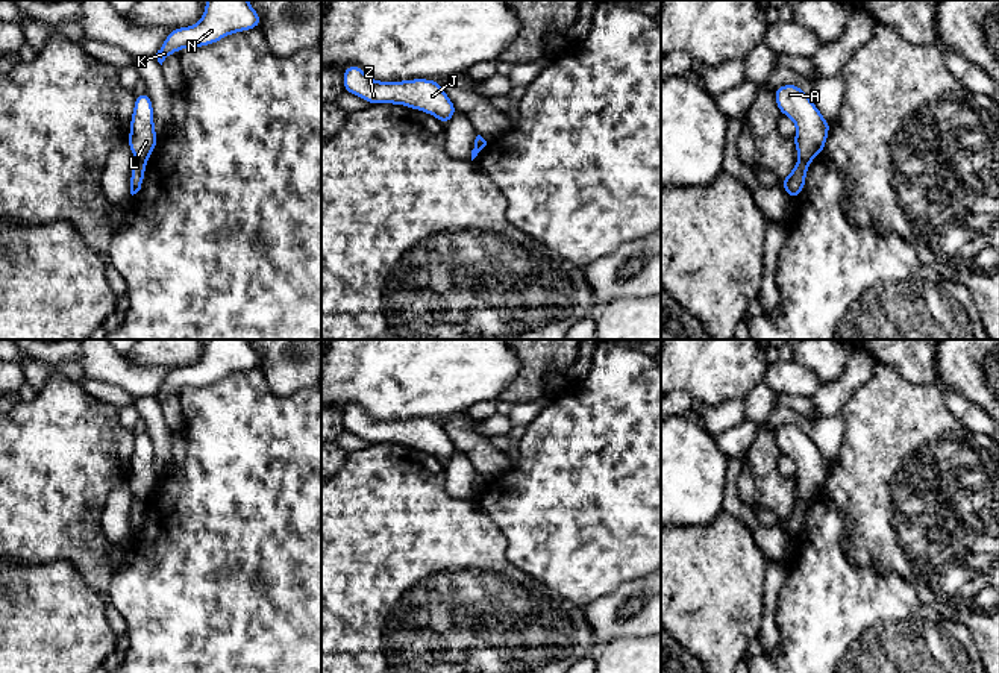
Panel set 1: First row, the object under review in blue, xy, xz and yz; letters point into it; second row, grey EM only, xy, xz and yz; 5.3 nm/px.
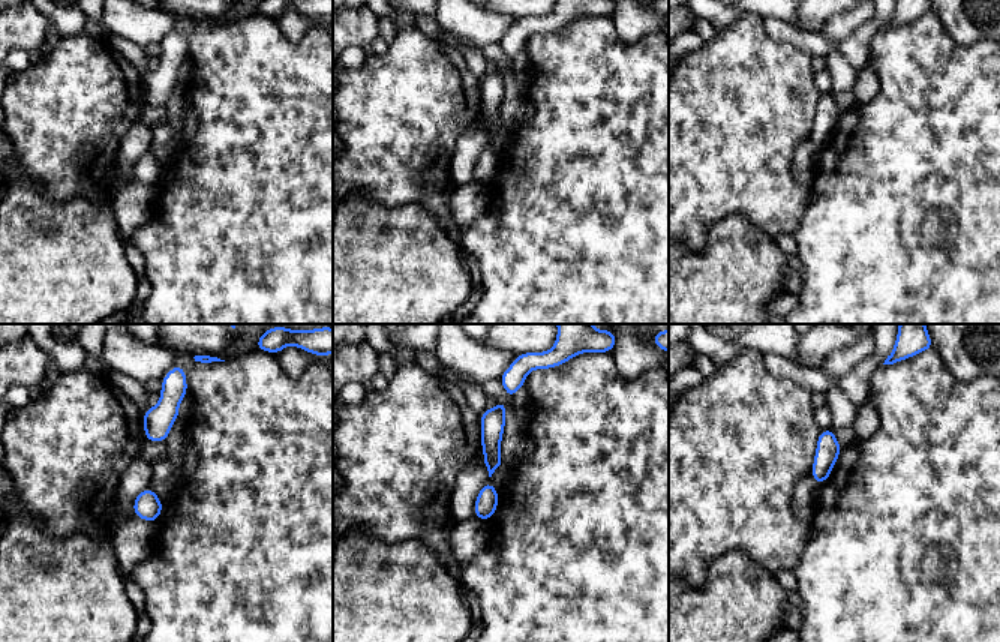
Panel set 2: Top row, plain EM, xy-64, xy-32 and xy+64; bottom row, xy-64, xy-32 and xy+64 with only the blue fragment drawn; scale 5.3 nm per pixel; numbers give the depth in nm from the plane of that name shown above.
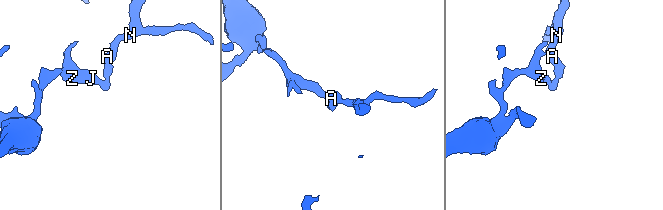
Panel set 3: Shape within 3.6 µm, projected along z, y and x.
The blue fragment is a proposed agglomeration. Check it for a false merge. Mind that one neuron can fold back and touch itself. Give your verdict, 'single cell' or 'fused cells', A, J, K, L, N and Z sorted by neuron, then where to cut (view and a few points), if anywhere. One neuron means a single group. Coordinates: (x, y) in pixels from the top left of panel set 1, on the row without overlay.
fused cells; groups A K L N / J Z; cut xy (135, 497), (146, 500)

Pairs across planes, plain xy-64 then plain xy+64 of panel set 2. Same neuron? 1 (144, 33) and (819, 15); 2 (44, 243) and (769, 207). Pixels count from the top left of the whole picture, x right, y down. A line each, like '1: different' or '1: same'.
1: different
2: different

